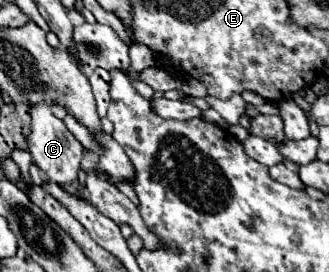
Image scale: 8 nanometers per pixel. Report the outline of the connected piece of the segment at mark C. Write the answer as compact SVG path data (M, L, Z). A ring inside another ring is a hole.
M45 102L29 106L31 114L31 134L27 136L27 144L33 156L33 162L43 170L43 174L57 184L71 184L77 180L79 162L83 154L83 146L75 140L75 136L65 128L63 120L55 118Z

